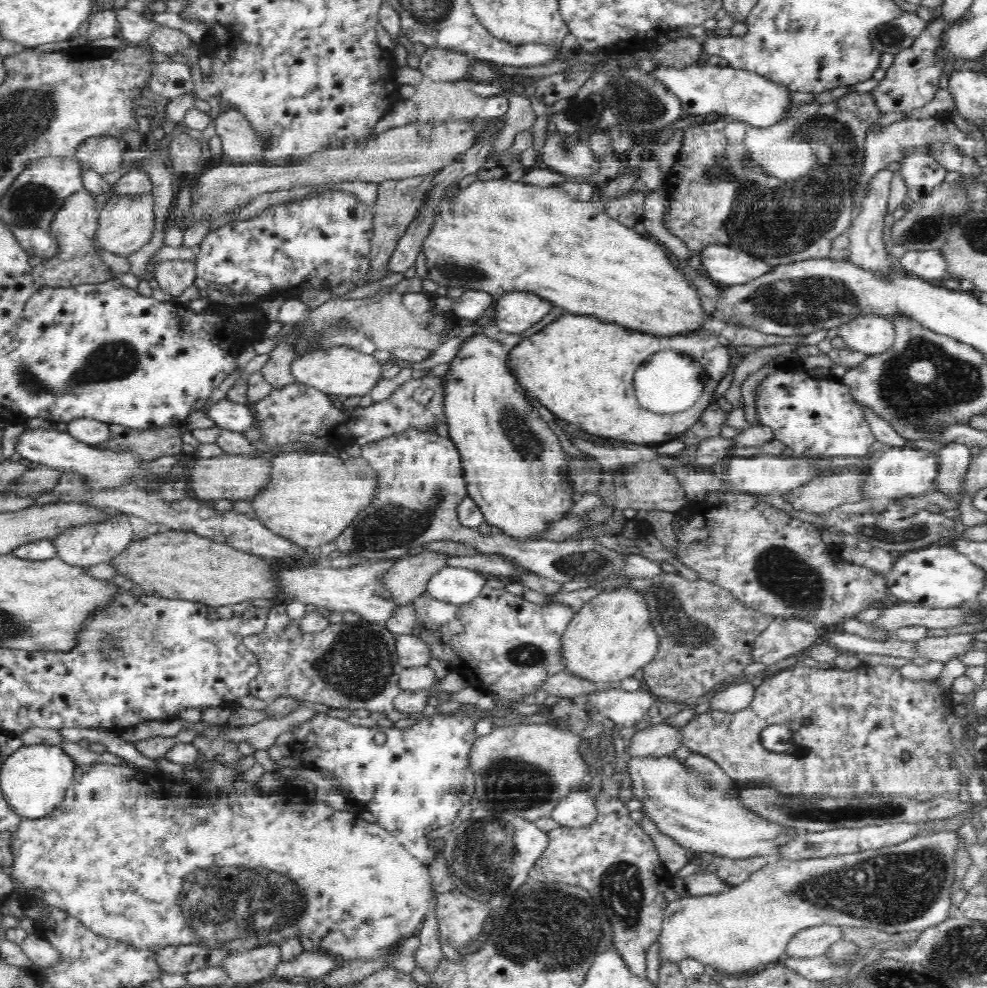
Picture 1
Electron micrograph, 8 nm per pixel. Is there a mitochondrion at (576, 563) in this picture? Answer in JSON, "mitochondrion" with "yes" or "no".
{"mitochondrion":"yes"}

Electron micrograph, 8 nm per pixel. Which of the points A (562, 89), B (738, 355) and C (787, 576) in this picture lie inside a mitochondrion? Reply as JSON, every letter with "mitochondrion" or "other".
{"A":"other","B":"other","C":"mitochondrion"}

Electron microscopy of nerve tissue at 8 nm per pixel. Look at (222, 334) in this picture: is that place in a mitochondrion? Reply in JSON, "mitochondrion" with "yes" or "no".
{"mitochondrion":"no"}

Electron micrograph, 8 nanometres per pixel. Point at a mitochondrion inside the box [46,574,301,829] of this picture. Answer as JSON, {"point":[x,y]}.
{"point":[108,646]}

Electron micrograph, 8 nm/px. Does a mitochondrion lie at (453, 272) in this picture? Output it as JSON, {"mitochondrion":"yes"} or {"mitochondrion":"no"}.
{"mitochondrion":"yes"}

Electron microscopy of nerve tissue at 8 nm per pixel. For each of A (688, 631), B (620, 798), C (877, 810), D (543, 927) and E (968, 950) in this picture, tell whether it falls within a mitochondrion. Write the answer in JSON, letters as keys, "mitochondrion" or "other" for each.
{"A":"mitochondrion","B":"other","C":"mitochondrion","D":"mitochondrion","E":"mitochondrion"}

